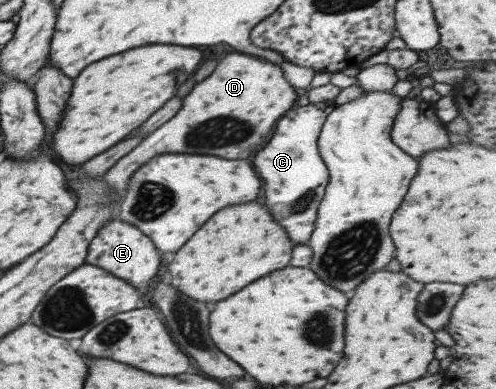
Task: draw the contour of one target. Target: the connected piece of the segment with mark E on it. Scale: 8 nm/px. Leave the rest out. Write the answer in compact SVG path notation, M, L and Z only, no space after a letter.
M115 217L108 220L102 228L98 228L96 236L91 238L85 262L103 268L120 280L126 280L134 288L142 288L152 278L156 278L158 268L160 268L160 259L161 257L156 253L156 248L148 236L143 235L132 224L126 224Z

